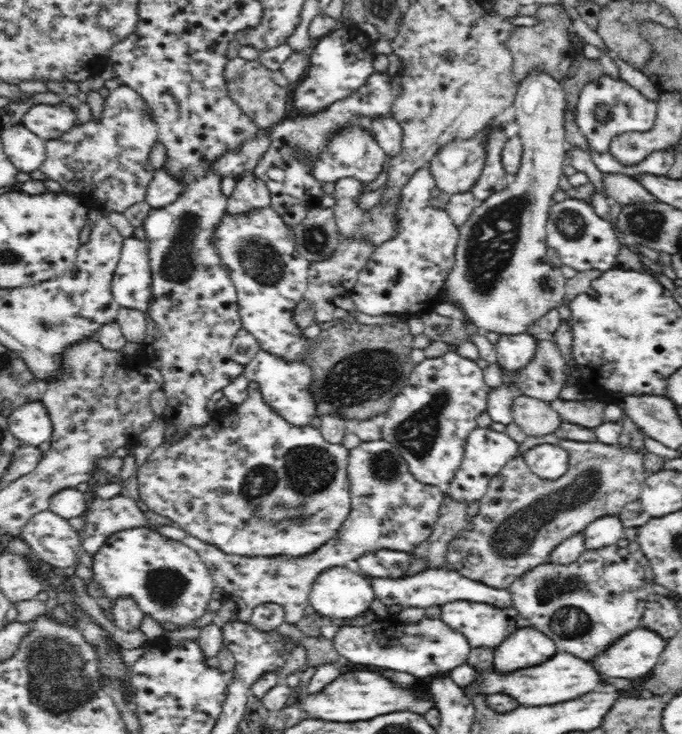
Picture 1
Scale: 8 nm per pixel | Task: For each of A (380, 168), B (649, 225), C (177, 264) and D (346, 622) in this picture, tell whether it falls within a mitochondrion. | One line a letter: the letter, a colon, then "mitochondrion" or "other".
A: other
B: mitochondrion
C: mitochondrion
D: other

